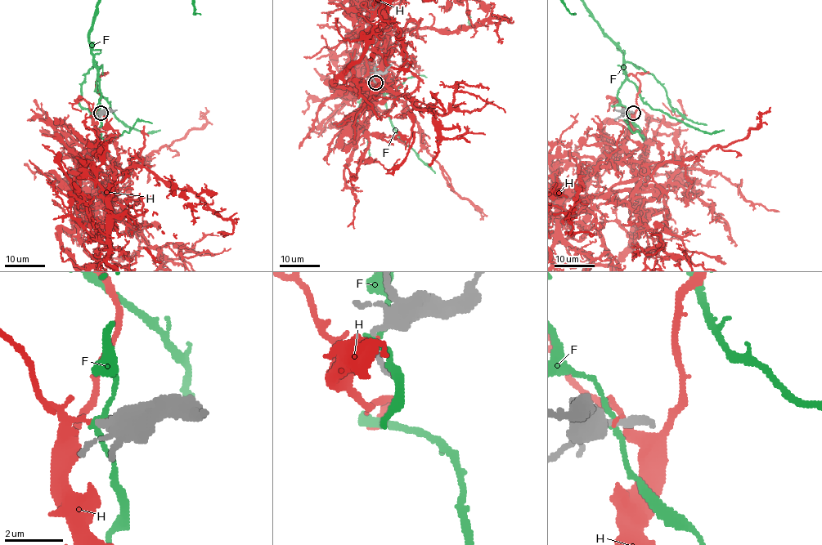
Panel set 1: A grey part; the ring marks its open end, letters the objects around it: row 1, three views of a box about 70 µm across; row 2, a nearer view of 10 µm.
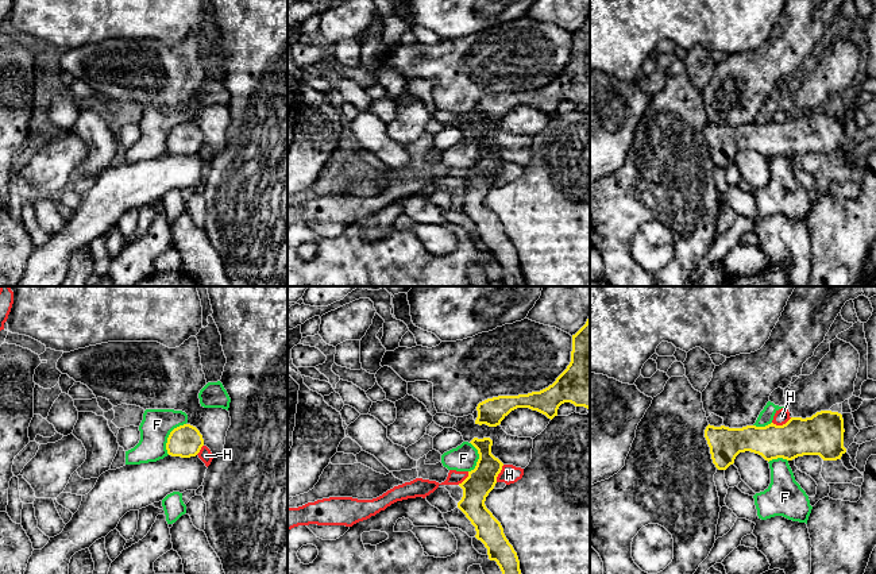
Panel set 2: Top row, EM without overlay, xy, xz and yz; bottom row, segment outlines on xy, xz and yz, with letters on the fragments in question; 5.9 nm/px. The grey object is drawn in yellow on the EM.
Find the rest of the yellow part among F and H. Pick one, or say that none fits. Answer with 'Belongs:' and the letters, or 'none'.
Belongs: none

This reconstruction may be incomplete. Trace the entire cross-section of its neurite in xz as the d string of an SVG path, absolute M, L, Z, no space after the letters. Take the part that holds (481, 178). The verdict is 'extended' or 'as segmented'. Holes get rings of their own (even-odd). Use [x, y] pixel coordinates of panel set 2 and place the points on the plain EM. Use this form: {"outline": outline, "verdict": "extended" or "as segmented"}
{"outline": "M474 135L470 140L478 147L479 157L475 166L468 169L468 174L459 181L463 194L458 205L475 224L475 235L487 246L489 257L499 263L502 285L526 286L517 250L506 236L501 220L485 203L503 161L491 151L493 138L490 135Z", "verdict": "as segmented"}

